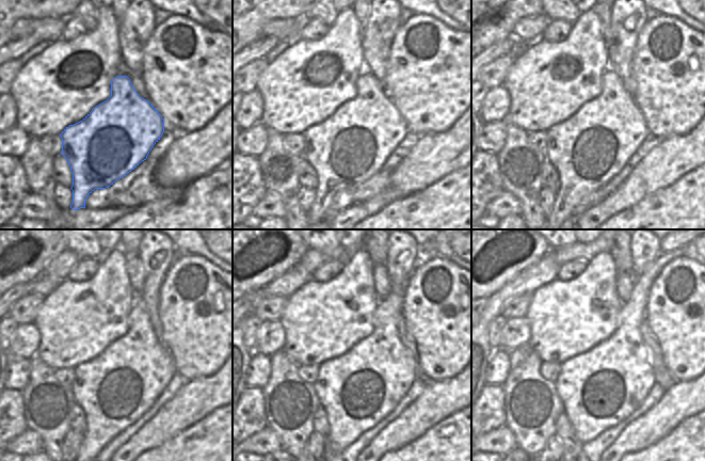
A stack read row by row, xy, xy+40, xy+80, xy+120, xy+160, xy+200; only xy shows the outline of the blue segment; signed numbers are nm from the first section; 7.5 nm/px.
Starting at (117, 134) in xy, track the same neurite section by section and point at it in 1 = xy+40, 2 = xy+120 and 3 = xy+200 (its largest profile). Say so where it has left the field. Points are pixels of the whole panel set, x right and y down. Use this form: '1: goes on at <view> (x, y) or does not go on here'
1: goes on at xy+40 (353, 144)
2: goes on at xy+120 (114, 390)
3: goes on at xy+200 (599, 388)

